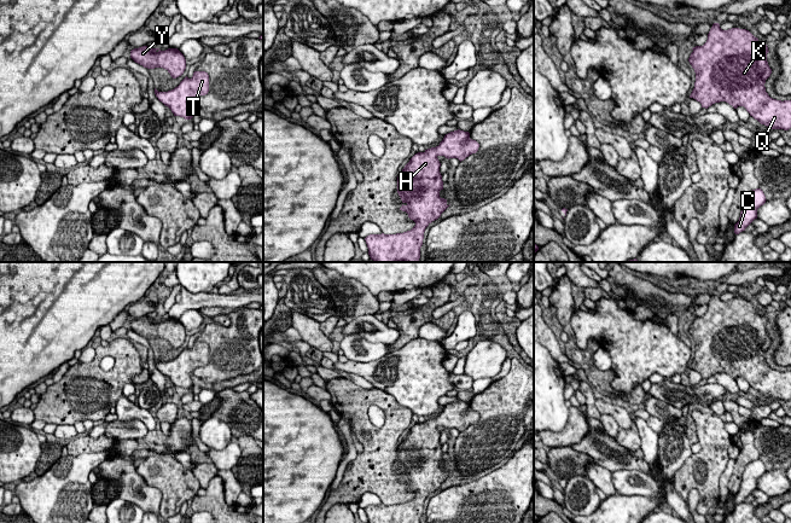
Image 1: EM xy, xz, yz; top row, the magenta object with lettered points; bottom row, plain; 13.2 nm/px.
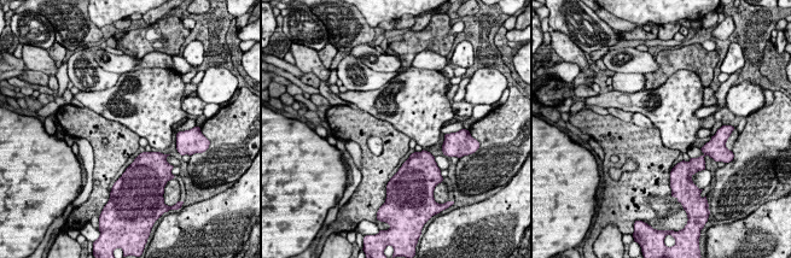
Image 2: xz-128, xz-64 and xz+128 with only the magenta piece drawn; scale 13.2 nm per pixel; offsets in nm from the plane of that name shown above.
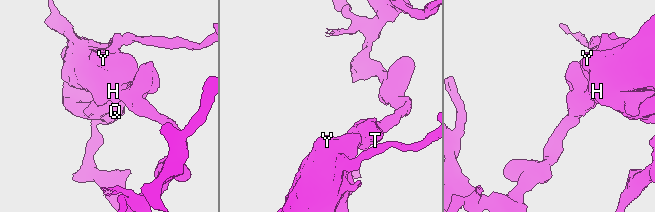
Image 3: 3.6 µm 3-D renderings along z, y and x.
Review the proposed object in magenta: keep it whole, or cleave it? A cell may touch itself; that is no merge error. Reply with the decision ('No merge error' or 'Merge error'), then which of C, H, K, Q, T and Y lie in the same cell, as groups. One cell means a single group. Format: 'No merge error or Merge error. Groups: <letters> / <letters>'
No merge error. Groups: C H K Q T Y

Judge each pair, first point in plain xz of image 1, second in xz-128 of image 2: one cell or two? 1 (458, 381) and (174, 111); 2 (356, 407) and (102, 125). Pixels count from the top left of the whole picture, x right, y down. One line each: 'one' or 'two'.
1: two
2: one

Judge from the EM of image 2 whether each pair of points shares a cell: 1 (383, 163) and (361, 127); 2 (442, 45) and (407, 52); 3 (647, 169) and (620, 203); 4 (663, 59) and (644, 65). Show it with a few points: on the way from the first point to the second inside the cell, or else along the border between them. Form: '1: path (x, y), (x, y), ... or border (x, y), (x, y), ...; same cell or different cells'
1: path (372, 158), (365, 151), (360, 138); same cell
2: path (434, 39), (422, 39), (416, 44); same cell
3: path (643, 177), (628, 194); same cell
4: border (655, 58), (658, 68), (644, 74); different cells

